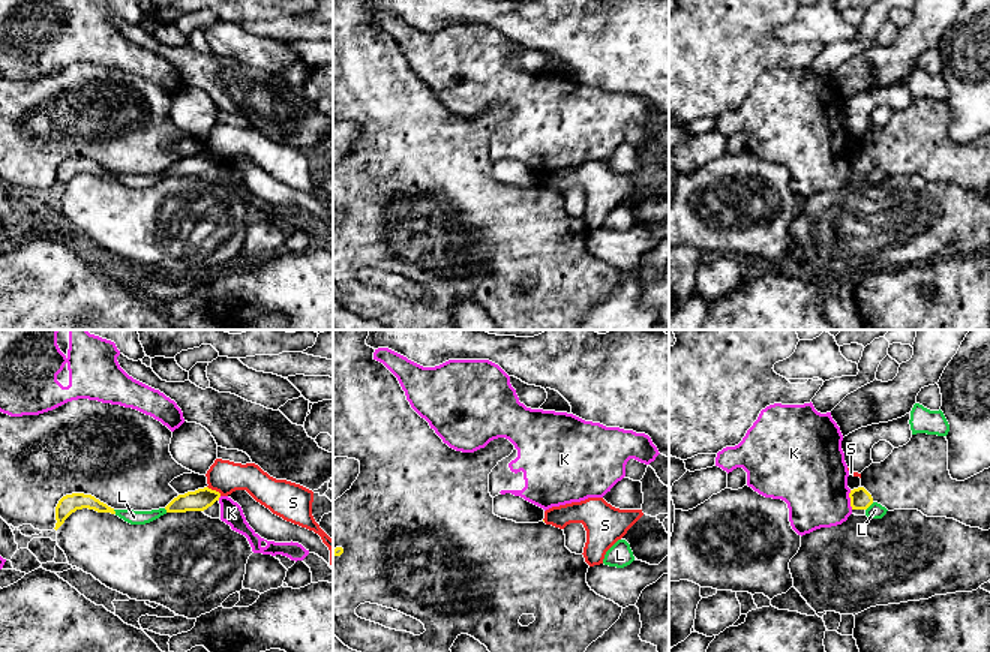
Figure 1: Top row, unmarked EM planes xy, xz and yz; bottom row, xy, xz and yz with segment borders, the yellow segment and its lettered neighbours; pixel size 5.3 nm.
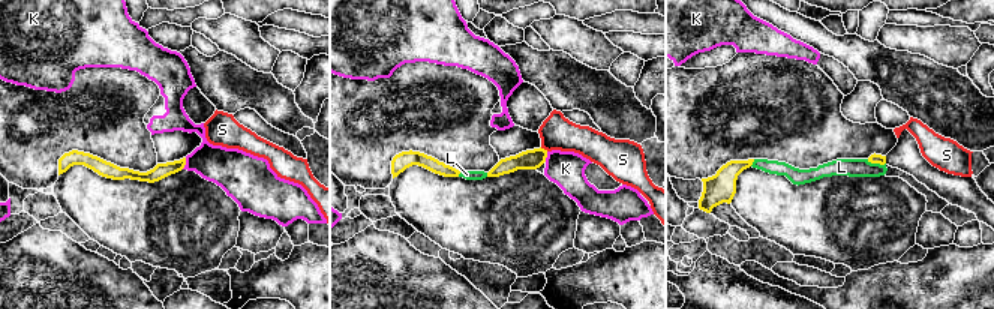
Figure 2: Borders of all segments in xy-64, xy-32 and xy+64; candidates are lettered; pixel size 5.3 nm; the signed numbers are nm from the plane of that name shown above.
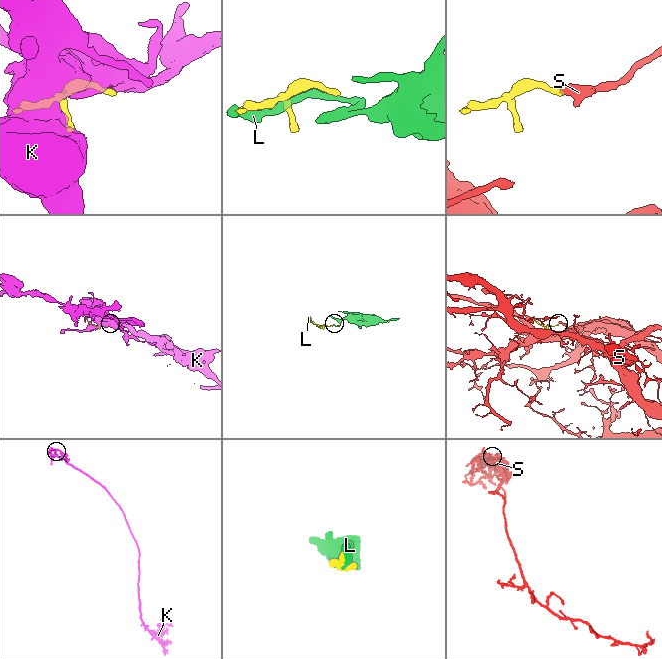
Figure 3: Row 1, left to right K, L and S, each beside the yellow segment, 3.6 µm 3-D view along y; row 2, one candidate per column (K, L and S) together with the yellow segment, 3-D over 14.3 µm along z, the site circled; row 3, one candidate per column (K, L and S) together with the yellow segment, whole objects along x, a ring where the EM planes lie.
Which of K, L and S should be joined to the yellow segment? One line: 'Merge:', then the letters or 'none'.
Merge: none

